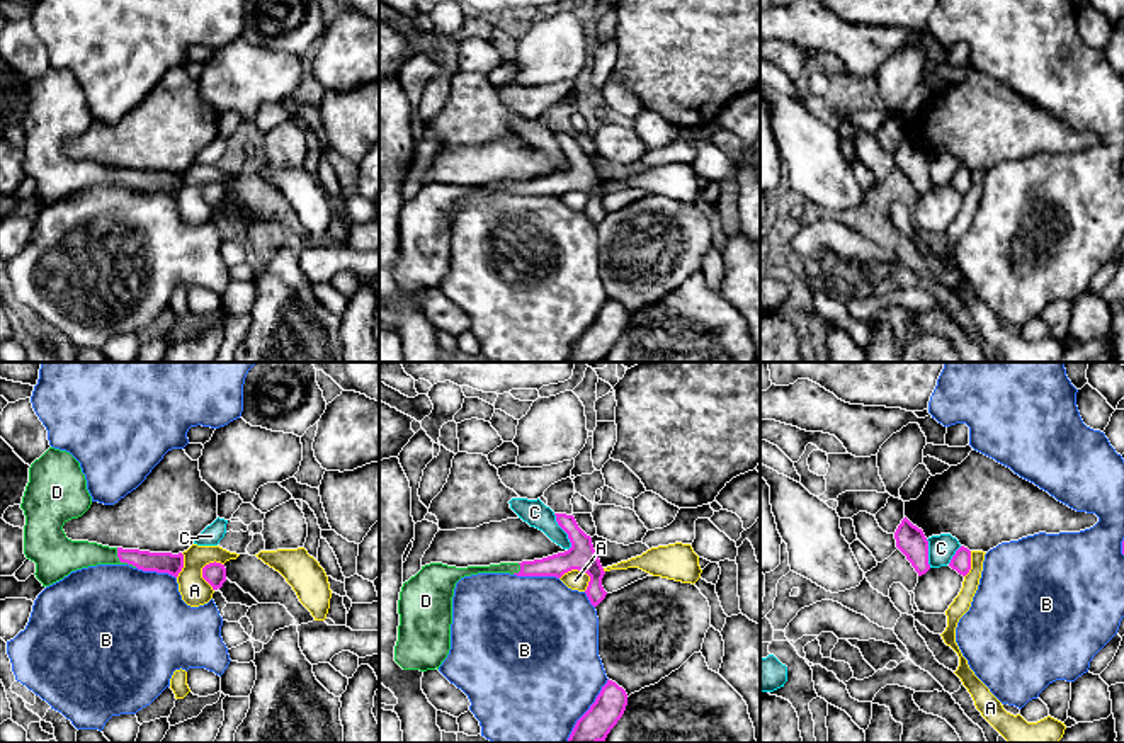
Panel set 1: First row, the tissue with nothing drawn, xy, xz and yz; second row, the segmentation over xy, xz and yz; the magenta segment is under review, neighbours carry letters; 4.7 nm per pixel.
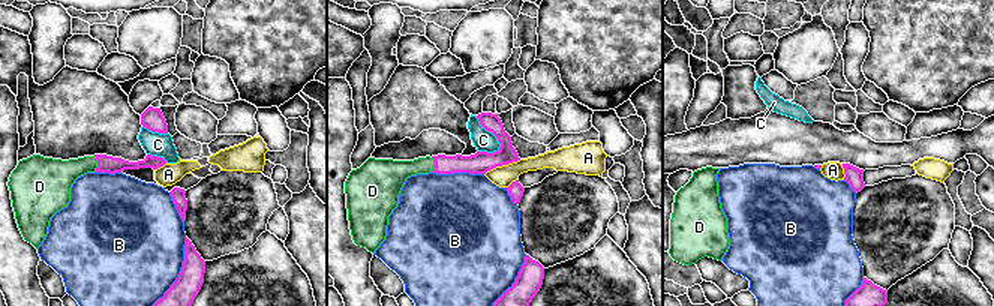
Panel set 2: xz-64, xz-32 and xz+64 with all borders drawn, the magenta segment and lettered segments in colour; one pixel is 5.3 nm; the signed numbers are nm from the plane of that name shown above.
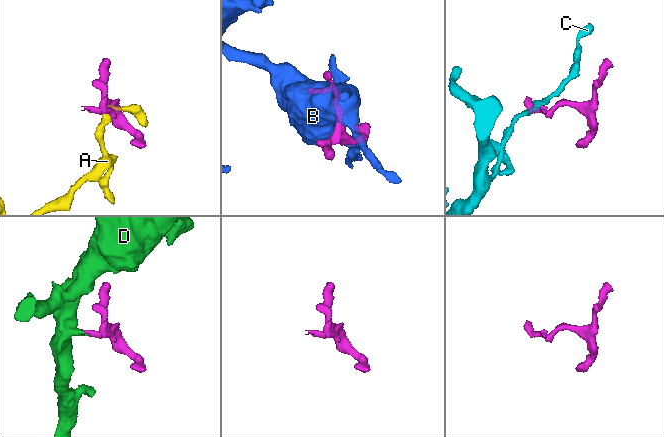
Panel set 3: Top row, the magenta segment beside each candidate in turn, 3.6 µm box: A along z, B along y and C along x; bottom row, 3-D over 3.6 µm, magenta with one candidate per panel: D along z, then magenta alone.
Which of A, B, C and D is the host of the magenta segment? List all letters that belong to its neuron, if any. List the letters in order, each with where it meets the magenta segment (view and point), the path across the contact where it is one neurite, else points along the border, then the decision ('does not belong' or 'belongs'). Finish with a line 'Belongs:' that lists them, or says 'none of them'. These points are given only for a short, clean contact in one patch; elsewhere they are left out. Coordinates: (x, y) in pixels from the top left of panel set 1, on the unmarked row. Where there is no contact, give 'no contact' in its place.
A: meets magenta in xz at (575, 187); border along xz (590, 196), (568, 189), (560, 198); does not belong
B: meets magenta in xz at (587, 330); does not belong
C: meets magenta in xz at (565, 150); border along xz (553, 133), (567, 153), (568, 169); does not belong
D: meets magenta in xy at (123, 181); does not belong
Belongs: none of them

